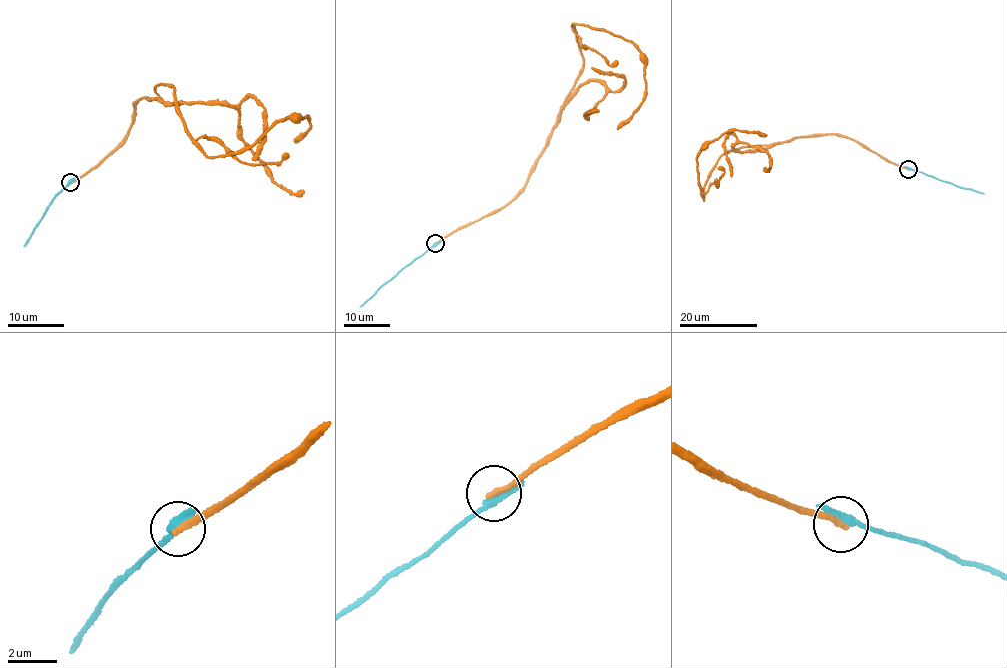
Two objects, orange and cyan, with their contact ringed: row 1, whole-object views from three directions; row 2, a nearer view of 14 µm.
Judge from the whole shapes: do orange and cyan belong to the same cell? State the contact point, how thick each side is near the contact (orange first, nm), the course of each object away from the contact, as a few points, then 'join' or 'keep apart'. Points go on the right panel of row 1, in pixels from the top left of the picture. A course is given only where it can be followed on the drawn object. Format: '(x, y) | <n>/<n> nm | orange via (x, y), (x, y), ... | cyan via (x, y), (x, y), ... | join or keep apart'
(908, 169) | 280/440 nm | orange via (908, 169), (854, 140), (814, 134), (721, 155), (703, 200), (696, 162), (701, 149), (733, 130), (767, 135) | cyan via (909, 169), (984, 194) | keep apart

